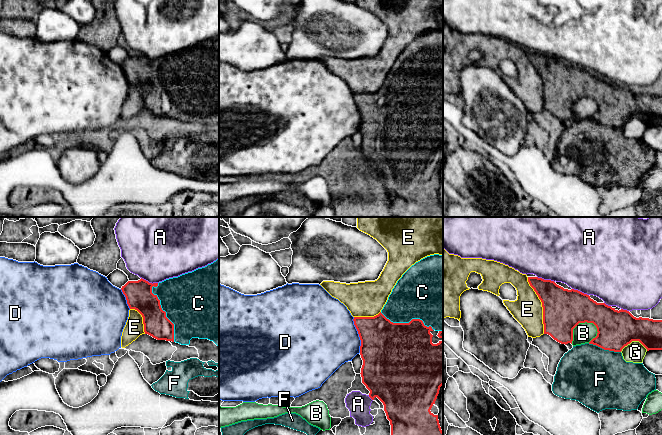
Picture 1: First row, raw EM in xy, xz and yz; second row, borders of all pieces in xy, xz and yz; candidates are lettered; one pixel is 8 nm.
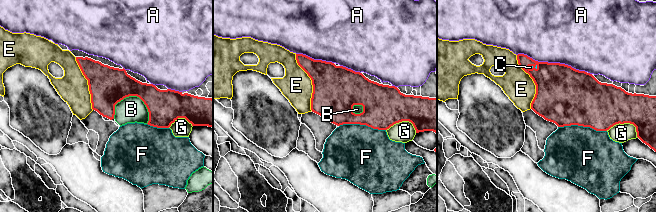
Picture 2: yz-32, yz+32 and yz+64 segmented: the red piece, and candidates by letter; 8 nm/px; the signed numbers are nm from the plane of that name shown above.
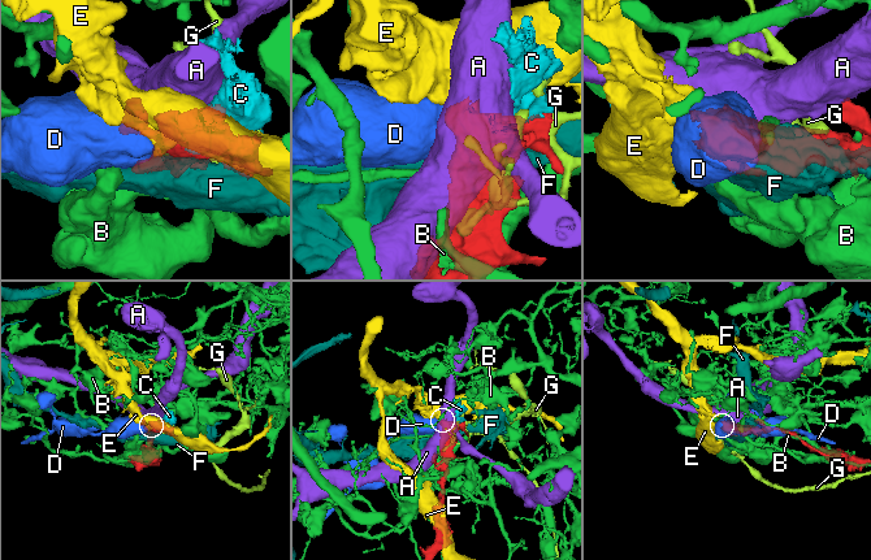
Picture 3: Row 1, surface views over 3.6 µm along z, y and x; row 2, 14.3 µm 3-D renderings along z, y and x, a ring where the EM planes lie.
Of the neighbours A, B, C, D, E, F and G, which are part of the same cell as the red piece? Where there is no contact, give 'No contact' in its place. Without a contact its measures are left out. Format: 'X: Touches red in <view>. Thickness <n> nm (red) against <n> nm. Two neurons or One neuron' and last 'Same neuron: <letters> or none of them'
A: Touches red in yz. Thickness 300 nm (red) against 460 nm. Two neurons
B: Touches red in yz. Thickness 320 nm (red) against 160 nm. Two neurons
C: Touches red in xy. Thickness 220 nm (red) against 480 nm. One neuron
D: Touches red in xz. Thickness 420 nm (red) against 480 nm. Two neurons
E: Touches red in yz. Thickness 320 nm (red) against 240 nm. Two neurons
F: Touches red in yz. Thickness 300 nm (red) against 480 nm. Two neurons
G: Touches red in yz. Thickness 300 nm (red) against 160 nm. Two neurons
Same neuron: C

